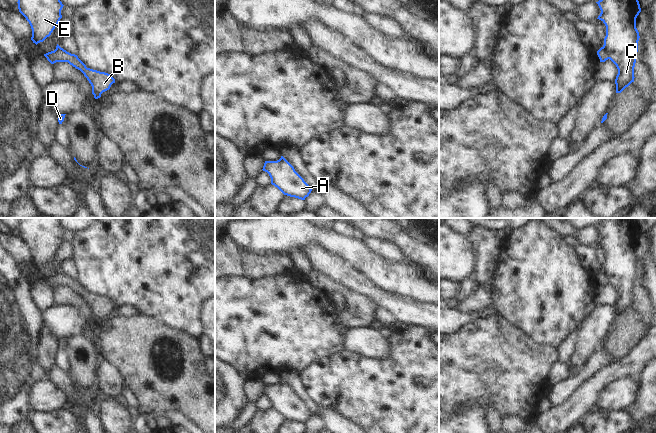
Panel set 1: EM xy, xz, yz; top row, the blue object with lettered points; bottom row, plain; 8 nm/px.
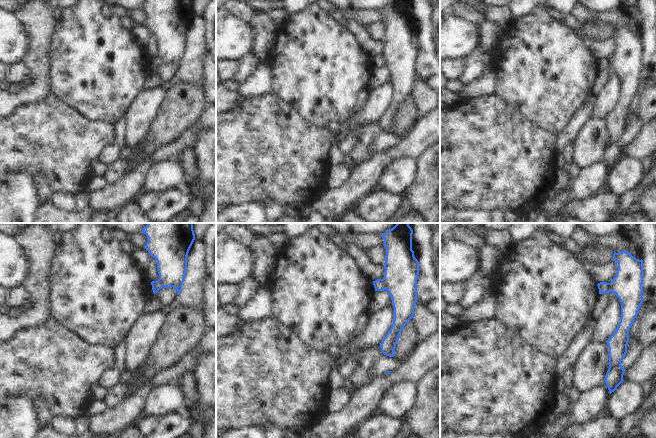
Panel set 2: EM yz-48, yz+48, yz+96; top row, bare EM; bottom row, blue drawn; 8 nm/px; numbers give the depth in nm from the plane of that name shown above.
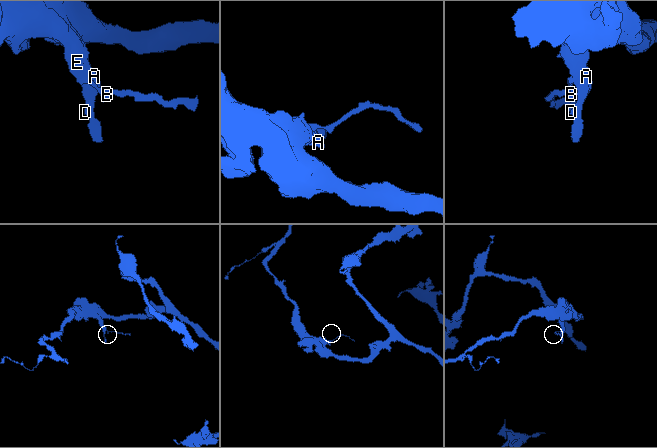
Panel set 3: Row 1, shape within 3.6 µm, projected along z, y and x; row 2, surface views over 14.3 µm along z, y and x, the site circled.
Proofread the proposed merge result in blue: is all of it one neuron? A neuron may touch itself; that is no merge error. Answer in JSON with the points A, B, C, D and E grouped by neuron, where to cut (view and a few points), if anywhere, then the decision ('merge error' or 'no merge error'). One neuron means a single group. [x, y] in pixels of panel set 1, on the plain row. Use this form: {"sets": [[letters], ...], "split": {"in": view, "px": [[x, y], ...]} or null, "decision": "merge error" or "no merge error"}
{"sets": [["A", "C", "D", "E"], ["B"]], "split": {"in": "yz", "px": [[602, 271], [607, 276], [609, 282]]}, "decision": "merge error"}

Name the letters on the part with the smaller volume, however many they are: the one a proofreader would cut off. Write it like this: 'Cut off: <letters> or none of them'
Cut off: B

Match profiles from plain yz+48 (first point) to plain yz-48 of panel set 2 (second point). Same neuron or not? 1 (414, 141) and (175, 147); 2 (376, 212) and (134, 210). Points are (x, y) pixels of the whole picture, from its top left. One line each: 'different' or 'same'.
1: same
2: different

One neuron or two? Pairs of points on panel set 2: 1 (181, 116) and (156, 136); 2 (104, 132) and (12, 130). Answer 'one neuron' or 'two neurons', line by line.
1: one neuron
2: one neuron

